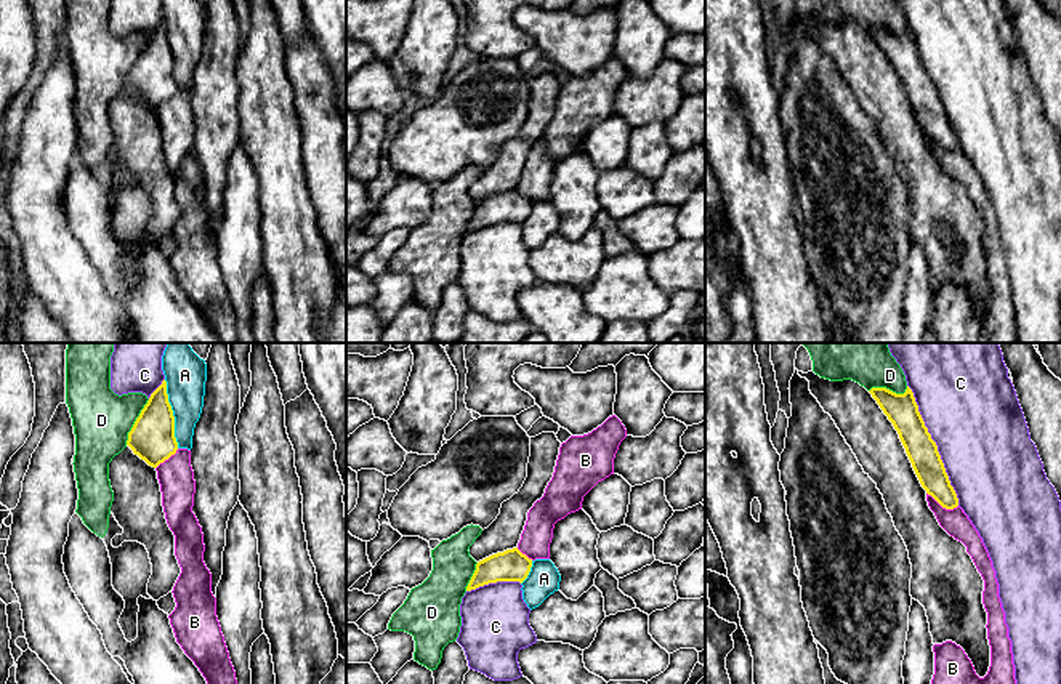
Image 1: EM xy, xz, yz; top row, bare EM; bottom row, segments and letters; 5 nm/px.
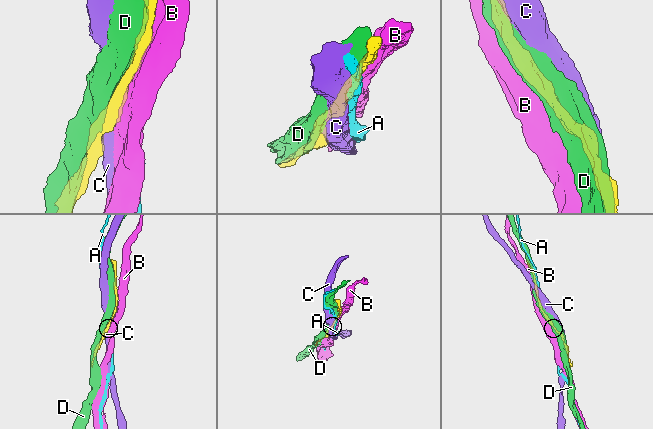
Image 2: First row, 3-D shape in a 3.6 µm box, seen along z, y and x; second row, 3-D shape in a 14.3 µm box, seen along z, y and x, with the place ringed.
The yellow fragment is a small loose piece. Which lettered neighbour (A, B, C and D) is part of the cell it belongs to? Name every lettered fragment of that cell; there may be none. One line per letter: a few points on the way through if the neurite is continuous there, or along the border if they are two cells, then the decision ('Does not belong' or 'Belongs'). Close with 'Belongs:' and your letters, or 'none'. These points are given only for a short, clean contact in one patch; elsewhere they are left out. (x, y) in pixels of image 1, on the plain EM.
A: Does not belong
B: Does not belong
C: Does not belong
D: Does not belong
Belongs: none

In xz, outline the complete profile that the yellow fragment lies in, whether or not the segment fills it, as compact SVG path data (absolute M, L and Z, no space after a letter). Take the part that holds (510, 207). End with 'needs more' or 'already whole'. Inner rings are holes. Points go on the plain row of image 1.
M555 74L530 78L527 119L510 141L502 144L497 160L481 173L470 187L470 197L478 203L466 232L497 223L522 224L532 208L532 200L518 191L527 154L545 135L553 119L561 83Z; needs more

